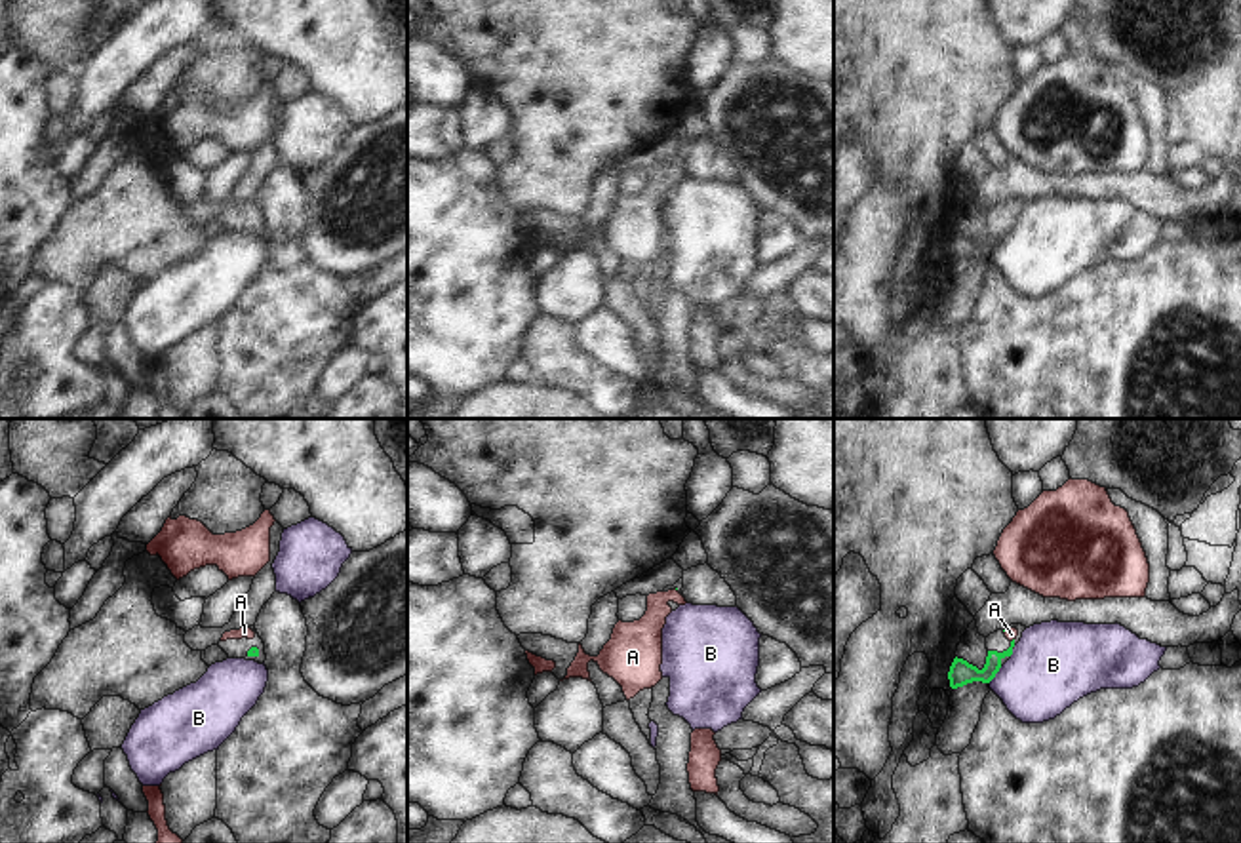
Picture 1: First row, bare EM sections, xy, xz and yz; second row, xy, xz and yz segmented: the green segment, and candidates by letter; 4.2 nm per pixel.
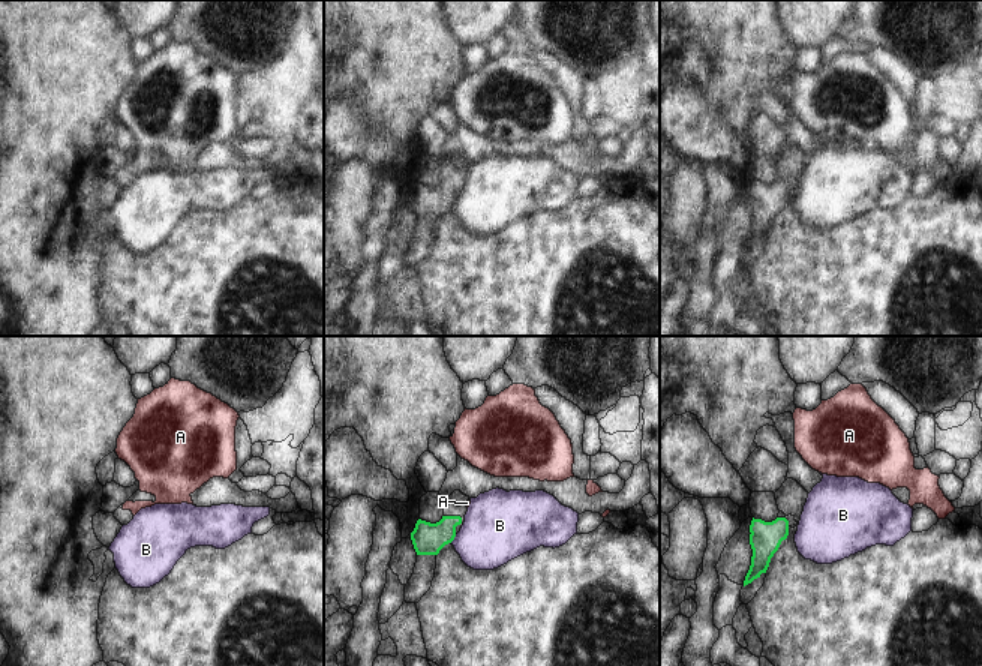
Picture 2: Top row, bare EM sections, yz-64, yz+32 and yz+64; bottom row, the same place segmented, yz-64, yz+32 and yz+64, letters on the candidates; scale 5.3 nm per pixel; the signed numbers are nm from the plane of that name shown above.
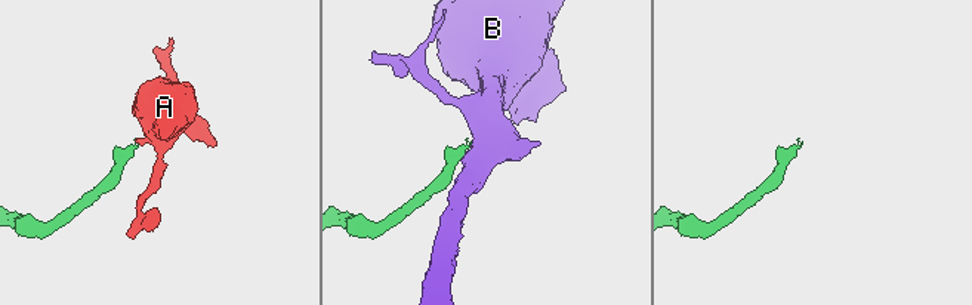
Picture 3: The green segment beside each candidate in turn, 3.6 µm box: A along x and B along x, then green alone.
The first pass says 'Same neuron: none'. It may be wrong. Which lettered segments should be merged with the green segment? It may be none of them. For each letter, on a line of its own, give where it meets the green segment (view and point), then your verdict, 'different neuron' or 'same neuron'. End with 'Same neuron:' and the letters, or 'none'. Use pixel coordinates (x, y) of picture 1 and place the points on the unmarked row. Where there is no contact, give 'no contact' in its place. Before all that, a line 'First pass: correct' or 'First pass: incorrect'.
First pass: incorrect
A: no contact | same neuron
B: yz (996, 246) | different neuron
Same neuron: A

